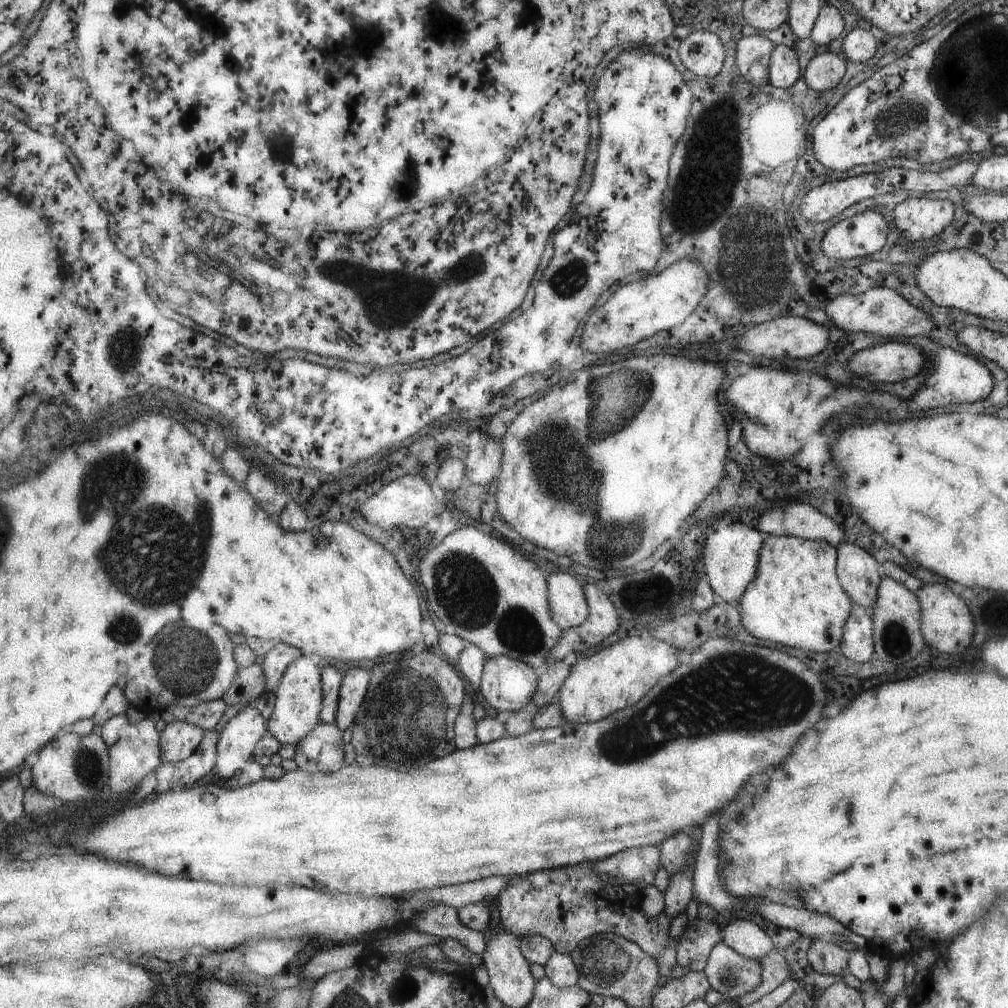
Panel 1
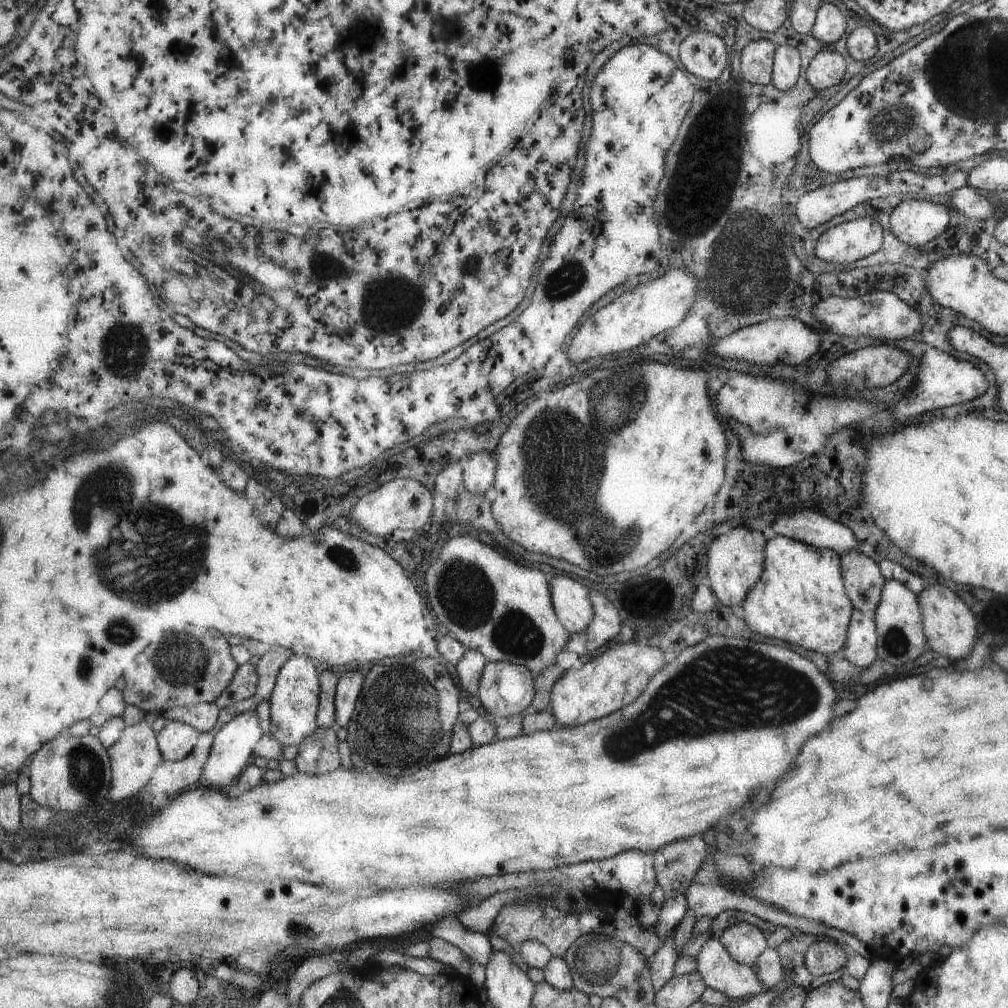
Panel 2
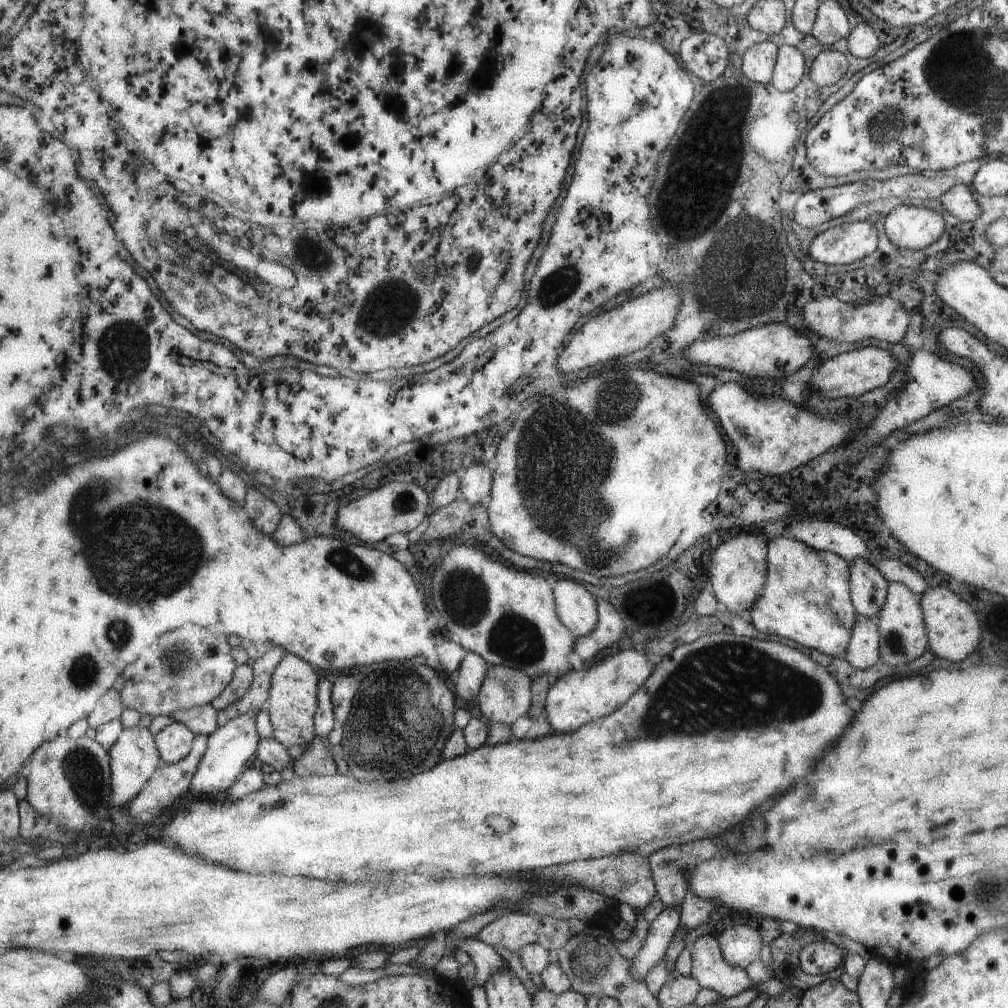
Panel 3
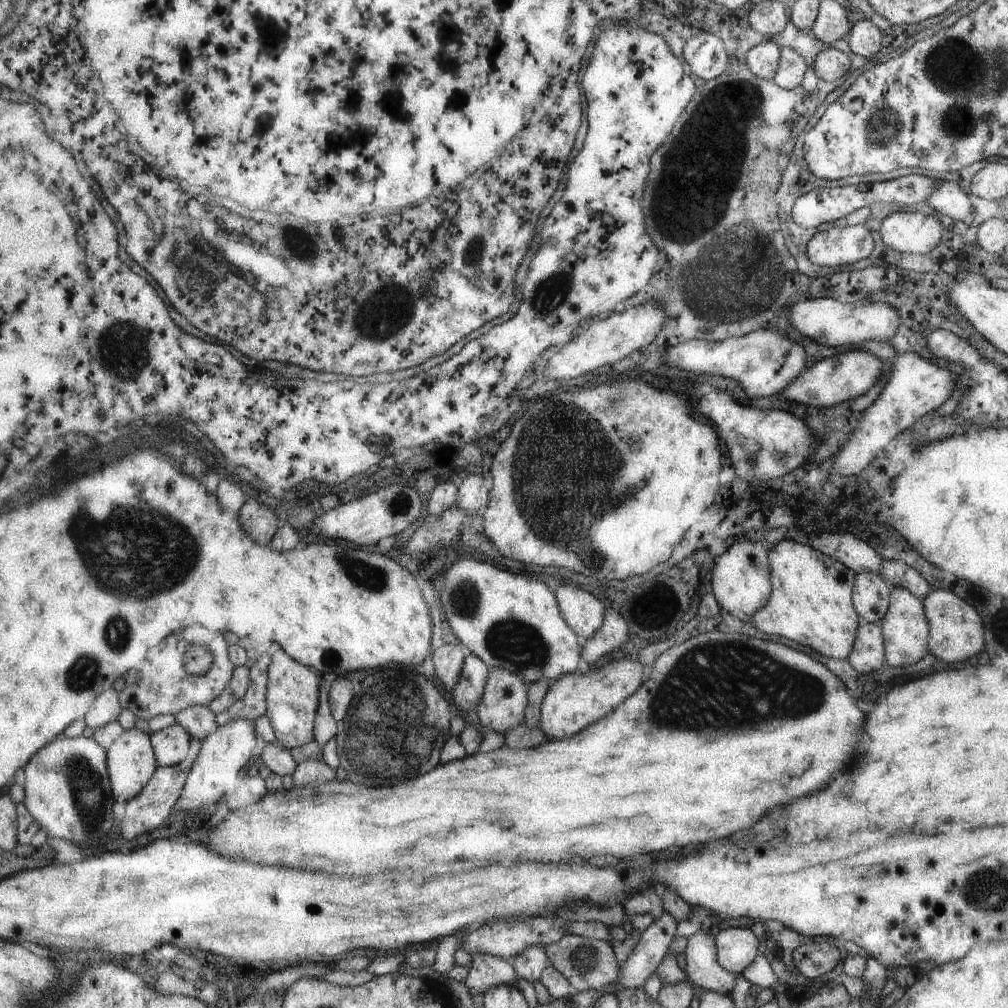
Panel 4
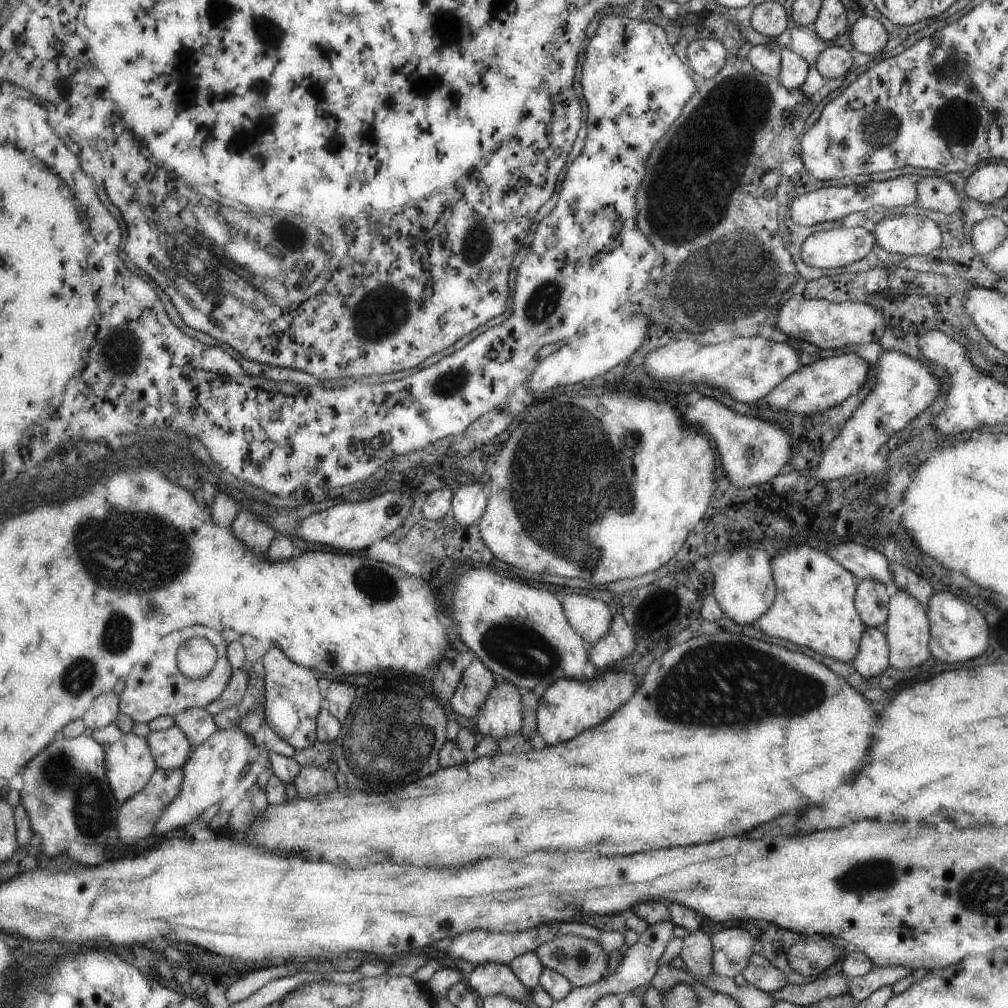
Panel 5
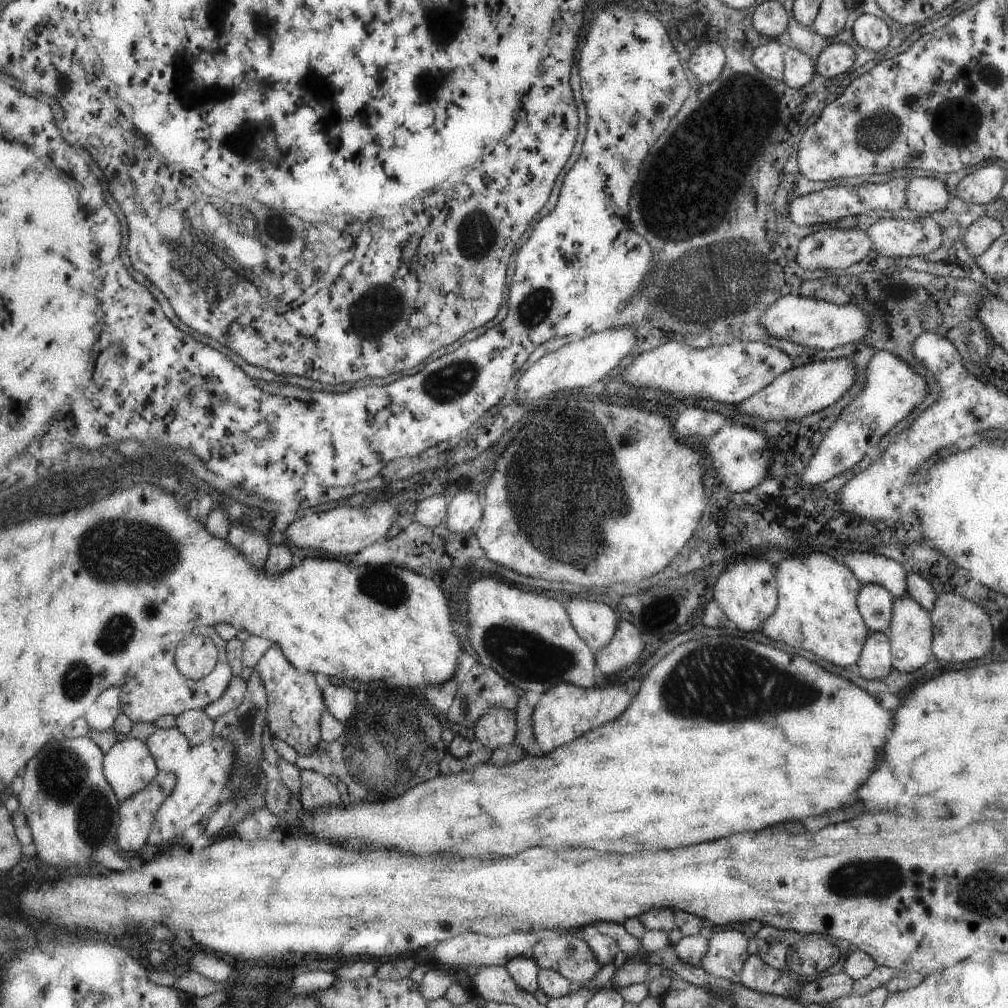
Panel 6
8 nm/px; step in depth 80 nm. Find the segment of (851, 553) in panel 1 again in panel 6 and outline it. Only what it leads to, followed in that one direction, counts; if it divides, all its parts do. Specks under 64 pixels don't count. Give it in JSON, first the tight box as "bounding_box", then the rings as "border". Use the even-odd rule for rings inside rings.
{"bounding_box":[856,583,893,633],"border":[[[873,583],[861,585],[856,605],[869,630],[887,633],[893,601],[883,586]]]}

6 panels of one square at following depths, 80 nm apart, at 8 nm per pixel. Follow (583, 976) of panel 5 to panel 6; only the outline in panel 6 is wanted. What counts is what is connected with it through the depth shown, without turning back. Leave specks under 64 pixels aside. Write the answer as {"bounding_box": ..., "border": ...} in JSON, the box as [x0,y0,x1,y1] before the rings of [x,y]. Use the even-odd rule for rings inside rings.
{"bounding_box":[530,932,599,985],"border":[[[563,932],[556,937],[549,937],[539,941],[530,954],[542,969],[553,969],[566,976],[574,985],[588,983],[599,970],[599,963],[595,960],[588,941],[581,940],[573,932]]]}

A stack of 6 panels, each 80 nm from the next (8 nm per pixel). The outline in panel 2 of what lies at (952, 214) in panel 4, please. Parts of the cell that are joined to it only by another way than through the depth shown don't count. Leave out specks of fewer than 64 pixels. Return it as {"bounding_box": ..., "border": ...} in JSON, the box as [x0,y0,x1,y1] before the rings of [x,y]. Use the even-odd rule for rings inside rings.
{"bounding_box":[951,184,996,220],"border":[[[965,184],[958,189],[955,189],[951,193],[951,204],[955,206],[957,210],[963,216],[971,220],[989,219],[996,212],[996,206],[992,203],[988,195],[977,195],[974,189]]]}

